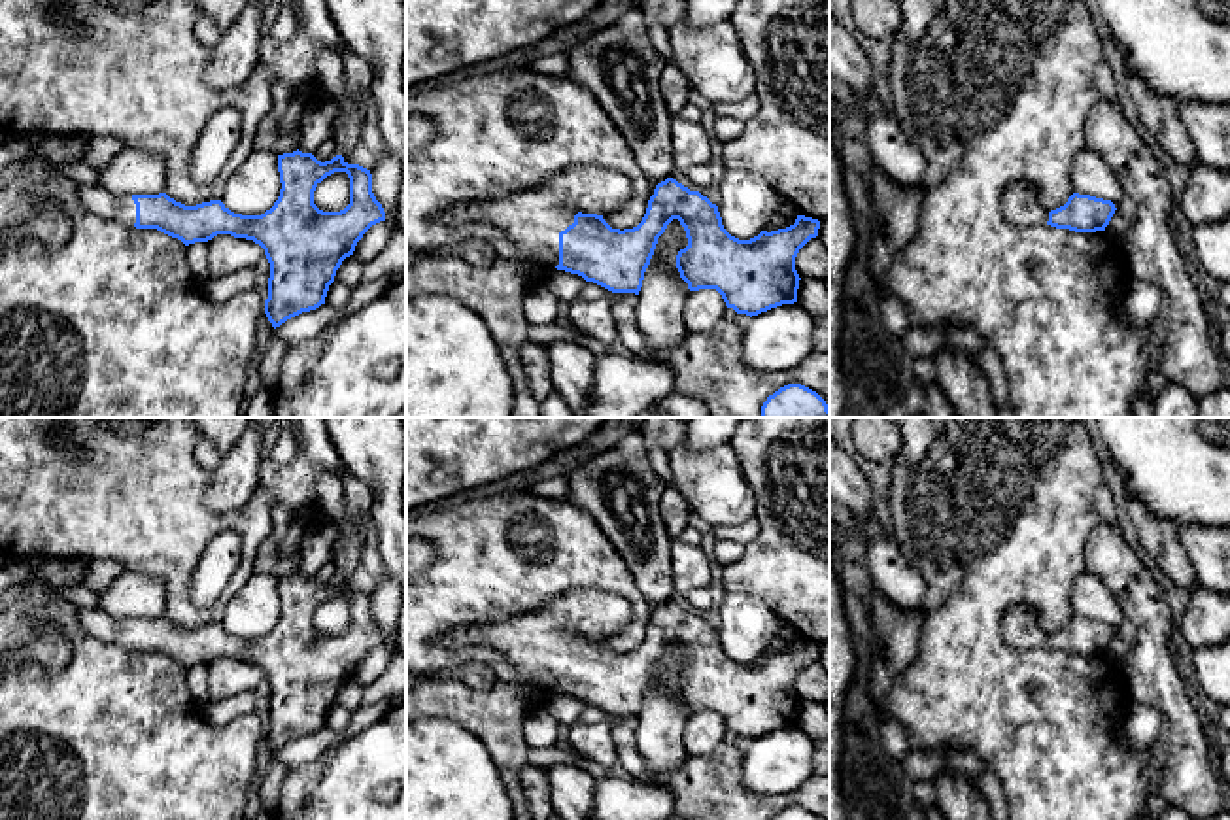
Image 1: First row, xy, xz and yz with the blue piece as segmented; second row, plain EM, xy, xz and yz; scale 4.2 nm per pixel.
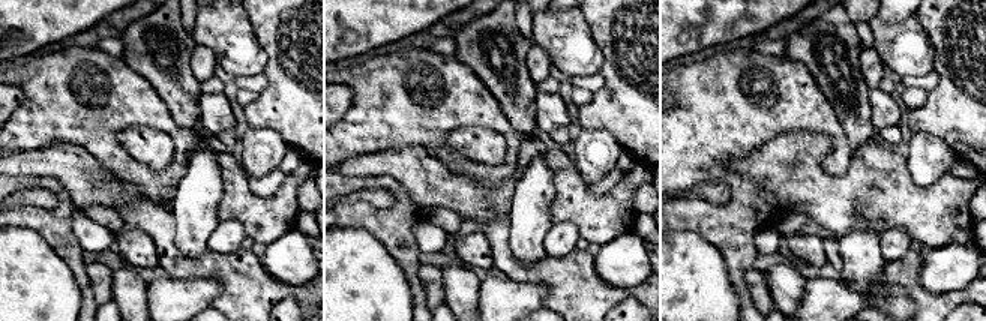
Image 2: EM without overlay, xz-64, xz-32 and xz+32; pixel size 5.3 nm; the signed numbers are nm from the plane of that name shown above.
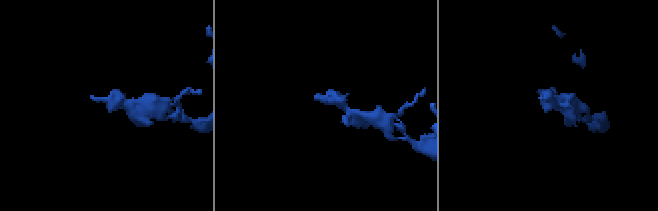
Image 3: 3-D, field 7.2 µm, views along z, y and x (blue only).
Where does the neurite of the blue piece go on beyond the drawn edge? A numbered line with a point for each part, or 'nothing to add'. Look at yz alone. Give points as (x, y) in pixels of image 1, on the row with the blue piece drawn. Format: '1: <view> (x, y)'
1: yz (1019, 204)

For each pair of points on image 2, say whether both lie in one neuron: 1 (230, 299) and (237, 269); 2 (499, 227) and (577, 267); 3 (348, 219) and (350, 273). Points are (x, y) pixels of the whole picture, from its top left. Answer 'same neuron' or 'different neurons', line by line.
1: same neuron
2: same neuron
3: different neurons

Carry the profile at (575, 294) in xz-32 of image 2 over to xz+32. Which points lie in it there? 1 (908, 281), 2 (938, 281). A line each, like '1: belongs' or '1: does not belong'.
1: belongs
2: does not belong

